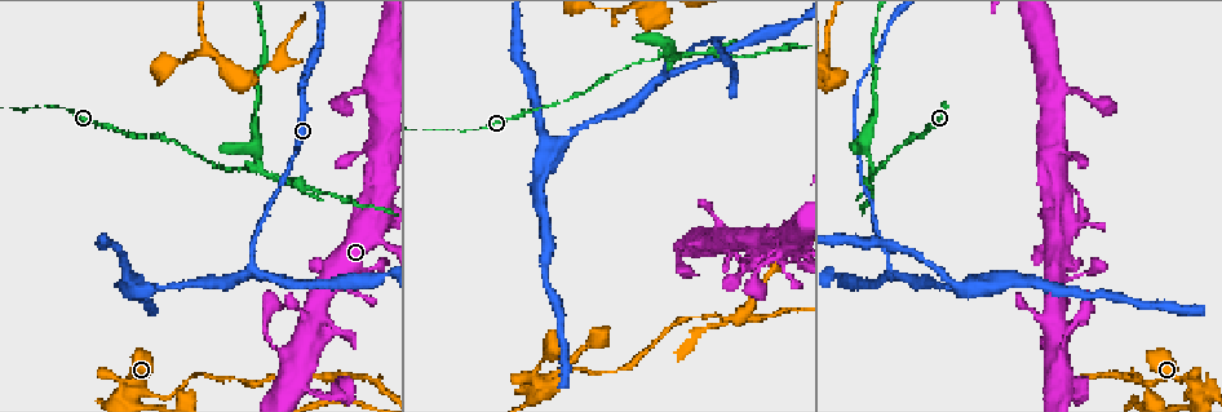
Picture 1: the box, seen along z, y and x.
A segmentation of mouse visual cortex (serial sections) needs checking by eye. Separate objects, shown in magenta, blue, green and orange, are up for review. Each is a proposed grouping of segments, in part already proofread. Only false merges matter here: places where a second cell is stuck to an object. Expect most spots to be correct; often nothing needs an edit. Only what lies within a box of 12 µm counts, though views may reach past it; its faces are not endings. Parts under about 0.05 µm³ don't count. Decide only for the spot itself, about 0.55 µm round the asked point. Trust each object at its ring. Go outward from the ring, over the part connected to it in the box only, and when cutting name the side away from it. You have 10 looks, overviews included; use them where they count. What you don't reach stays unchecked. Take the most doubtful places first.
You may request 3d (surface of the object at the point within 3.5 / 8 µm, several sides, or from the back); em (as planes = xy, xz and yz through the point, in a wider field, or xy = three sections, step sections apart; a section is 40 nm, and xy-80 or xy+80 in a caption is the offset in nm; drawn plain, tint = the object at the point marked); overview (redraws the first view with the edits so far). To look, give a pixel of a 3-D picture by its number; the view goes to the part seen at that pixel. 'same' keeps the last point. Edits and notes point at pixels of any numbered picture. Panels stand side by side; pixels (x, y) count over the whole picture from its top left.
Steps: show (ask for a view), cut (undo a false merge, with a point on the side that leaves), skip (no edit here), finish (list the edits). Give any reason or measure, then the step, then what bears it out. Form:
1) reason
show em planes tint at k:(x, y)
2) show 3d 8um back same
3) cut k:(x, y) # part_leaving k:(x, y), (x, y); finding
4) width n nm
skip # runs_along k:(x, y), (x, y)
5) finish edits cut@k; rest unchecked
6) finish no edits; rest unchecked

three-way junction
show 3d 3.5um at 1:(890, 264)

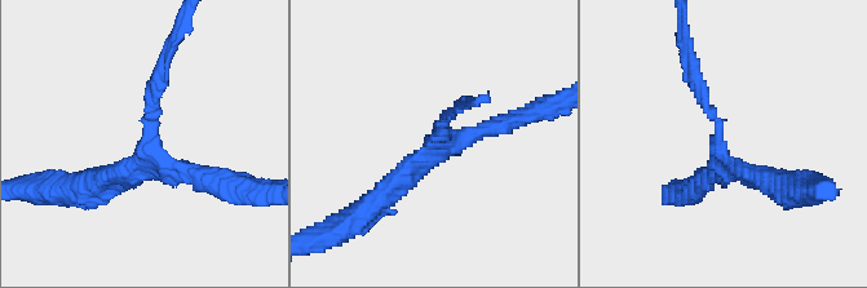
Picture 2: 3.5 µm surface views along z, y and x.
arms 3; arm_widths 150, 200, 250 nm
show em xy step 3 tint at 2:(151, 152)

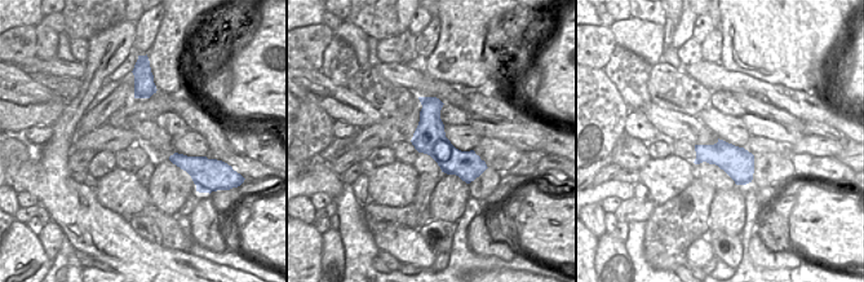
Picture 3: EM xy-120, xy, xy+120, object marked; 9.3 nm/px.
skip # runs_along 3:(424, 100), (430, 135), (482, 166); one cell here

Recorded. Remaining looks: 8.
calibre changes
show 3d 3.5um at 1:(1201, 392)

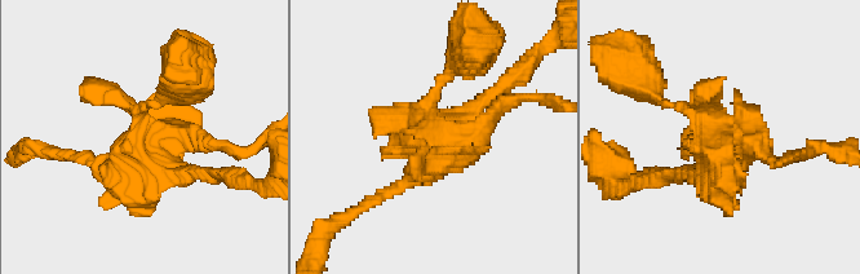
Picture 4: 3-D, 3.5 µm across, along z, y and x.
show em planes tint at 4:(434, 133)

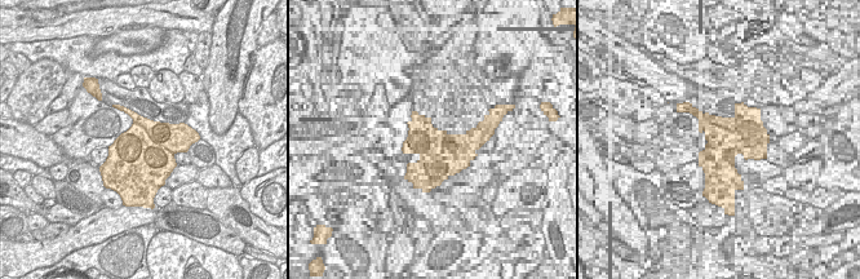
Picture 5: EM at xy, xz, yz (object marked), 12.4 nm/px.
show em xy step 5 tint same

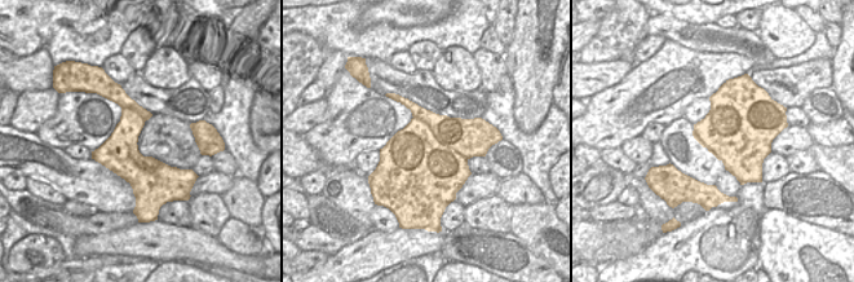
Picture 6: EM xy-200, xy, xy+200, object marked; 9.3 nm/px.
width 800 nm
cut 4:(502, 105) # part_leaving 4:(442, 141), (466, 141), (518, 97), (549, 97); two cells meet here

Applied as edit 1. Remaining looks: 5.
abrupt turn
show 3d 3.5um at 1:(140, 288)

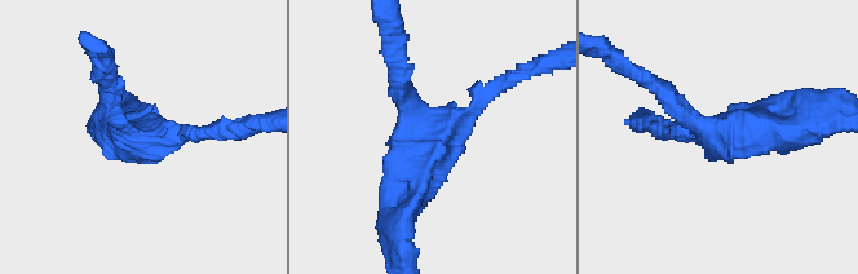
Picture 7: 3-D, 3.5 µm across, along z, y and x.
shape alone is not enough
show em xy step 5 tint at 7:(436, 136)

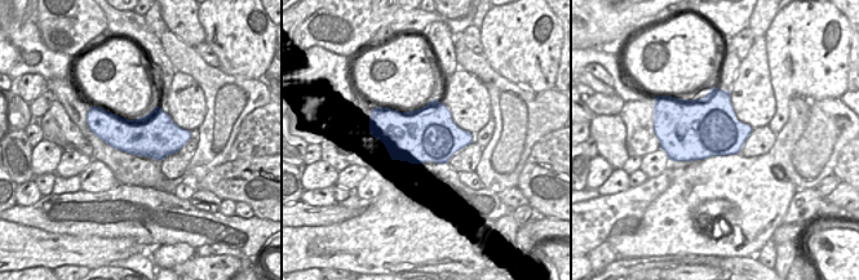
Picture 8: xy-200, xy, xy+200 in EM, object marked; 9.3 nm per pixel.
arms 3; arm_widths 200, 200, 500 nm
skip # runs_along 7:(502, 85), (406, 160), (398, 211); one cell here

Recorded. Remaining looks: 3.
thin neck
show 3d 3.5um at 1:(303, 390)

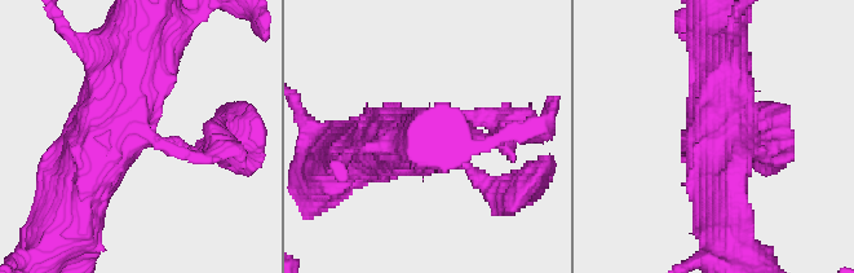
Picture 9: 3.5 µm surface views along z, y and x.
show em planes tint at 9:(138, 129)

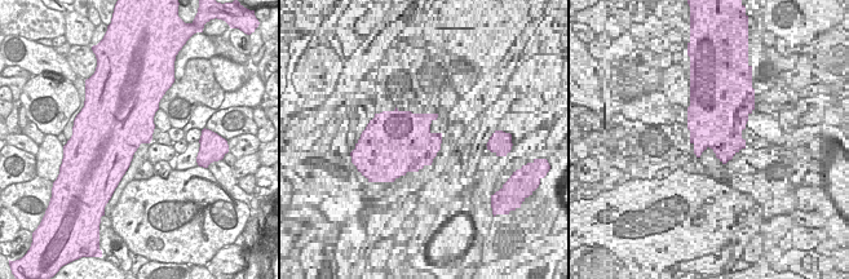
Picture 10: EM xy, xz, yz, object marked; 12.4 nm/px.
width 750 nm
skip # runs_along 9:(142, 35), (122, 119), (70, 190); one cell here

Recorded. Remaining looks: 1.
finish edits cut@4; rest unchecked

